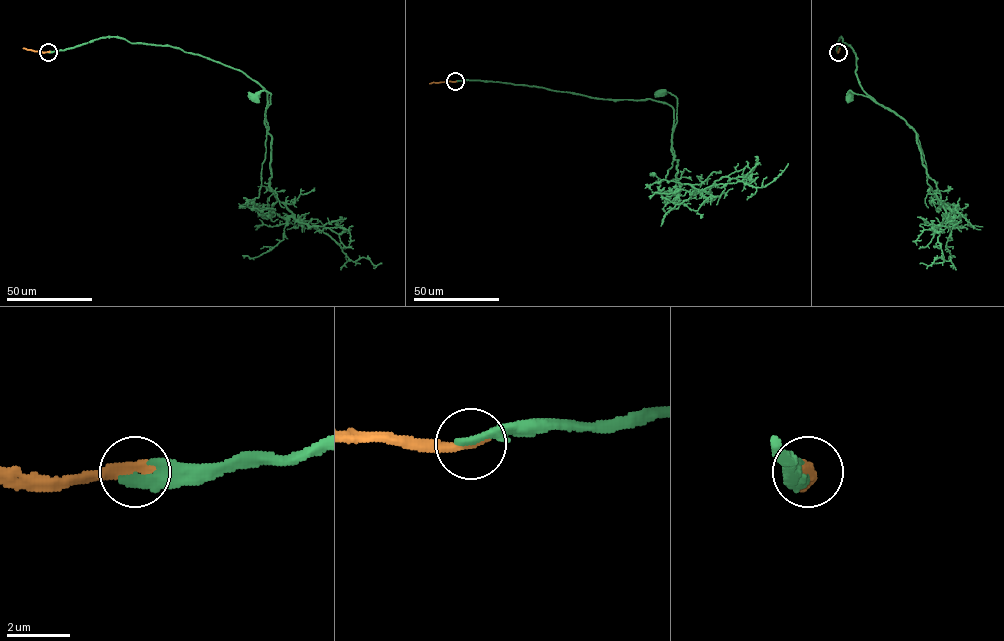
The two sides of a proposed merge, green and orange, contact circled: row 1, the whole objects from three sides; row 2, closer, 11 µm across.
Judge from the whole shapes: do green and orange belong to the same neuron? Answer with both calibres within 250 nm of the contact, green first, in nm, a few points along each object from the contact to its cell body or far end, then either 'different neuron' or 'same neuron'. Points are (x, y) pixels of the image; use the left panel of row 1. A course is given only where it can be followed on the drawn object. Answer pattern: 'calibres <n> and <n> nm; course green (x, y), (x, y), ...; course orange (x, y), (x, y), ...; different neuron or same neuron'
calibres 260 and 400 nm; course green (49, 51), (107, 36), (175, 47), (240, 69), (267, 93), (266, 107), (270, 103), (267, 91), (253, 96); course orange (49, 51), (23, 48); same neuron

